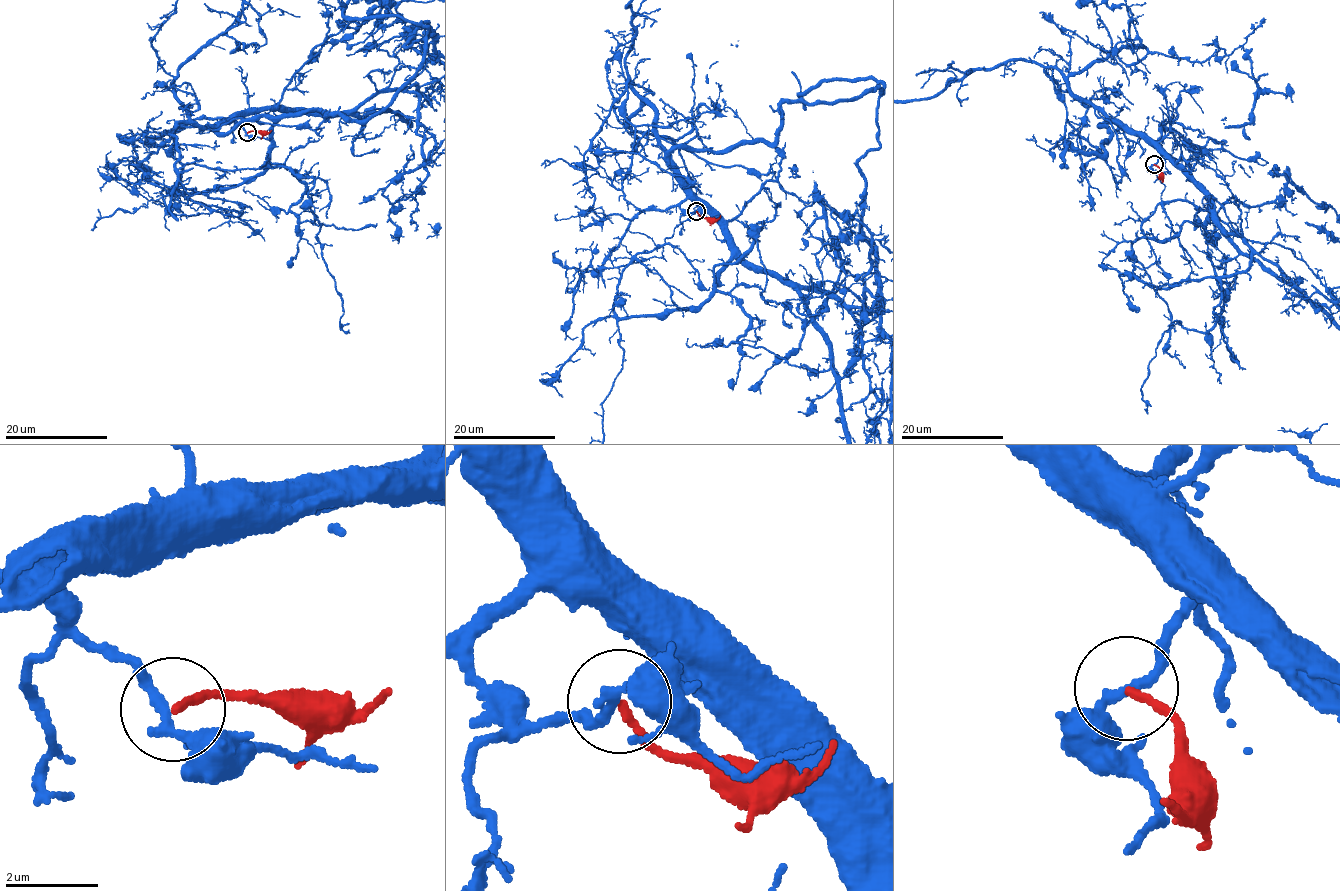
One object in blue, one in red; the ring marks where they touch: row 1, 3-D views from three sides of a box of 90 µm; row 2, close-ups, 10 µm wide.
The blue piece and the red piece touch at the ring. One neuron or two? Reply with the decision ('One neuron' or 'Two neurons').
Two neurons

